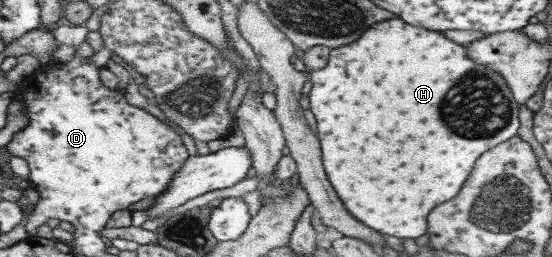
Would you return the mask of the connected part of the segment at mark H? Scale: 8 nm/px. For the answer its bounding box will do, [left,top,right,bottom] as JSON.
[309,17,519,239]

